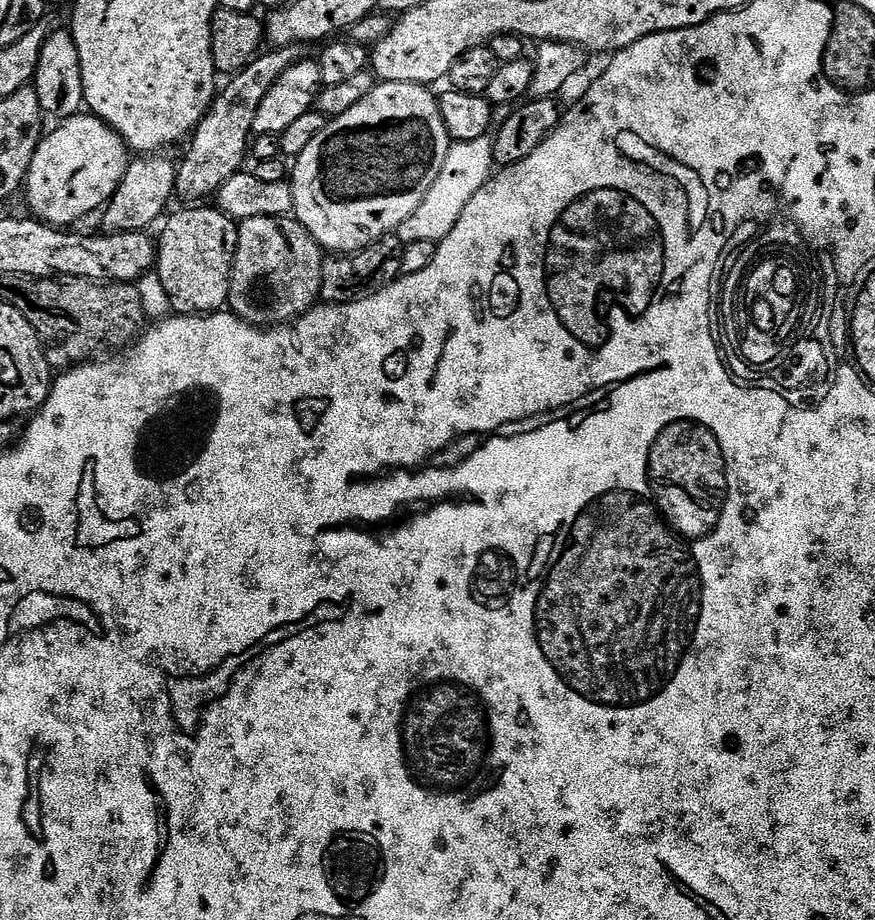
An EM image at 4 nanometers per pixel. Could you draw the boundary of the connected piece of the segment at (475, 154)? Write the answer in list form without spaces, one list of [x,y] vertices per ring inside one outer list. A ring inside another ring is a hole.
[[[491,135],[455,141],[448,150],[444,161],[442,156],[430,183],[425,187],[418,210],[414,210],[414,214],[410,214],[410,218],[406,218],[406,222],[399,226],[401,245],[444,240],[446,234],[454,230],[458,218],[462,218],[462,210],[466,210],[470,198],[474,198],[474,194],[478,194],[478,190],[482,190],[482,186],[494,175],[494,146]]]

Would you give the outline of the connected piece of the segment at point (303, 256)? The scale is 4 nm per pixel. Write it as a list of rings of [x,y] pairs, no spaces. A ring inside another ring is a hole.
[[[264,216],[242,220],[238,224],[230,292],[234,300],[240,303],[234,308],[235,315],[253,326],[283,325],[285,322],[295,321],[317,307],[320,300],[320,279],[325,253],[316,239],[295,219],[274,216],[274,226],[274,232],[278,234],[276,242],[272,242],[272,230],[266,232]],[[266,278],[270,284],[270,292],[266,292]],[[258,280],[264,282],[262,294],[258,294]],[[252,286],[256,286],[256,292],[252,292]]]

